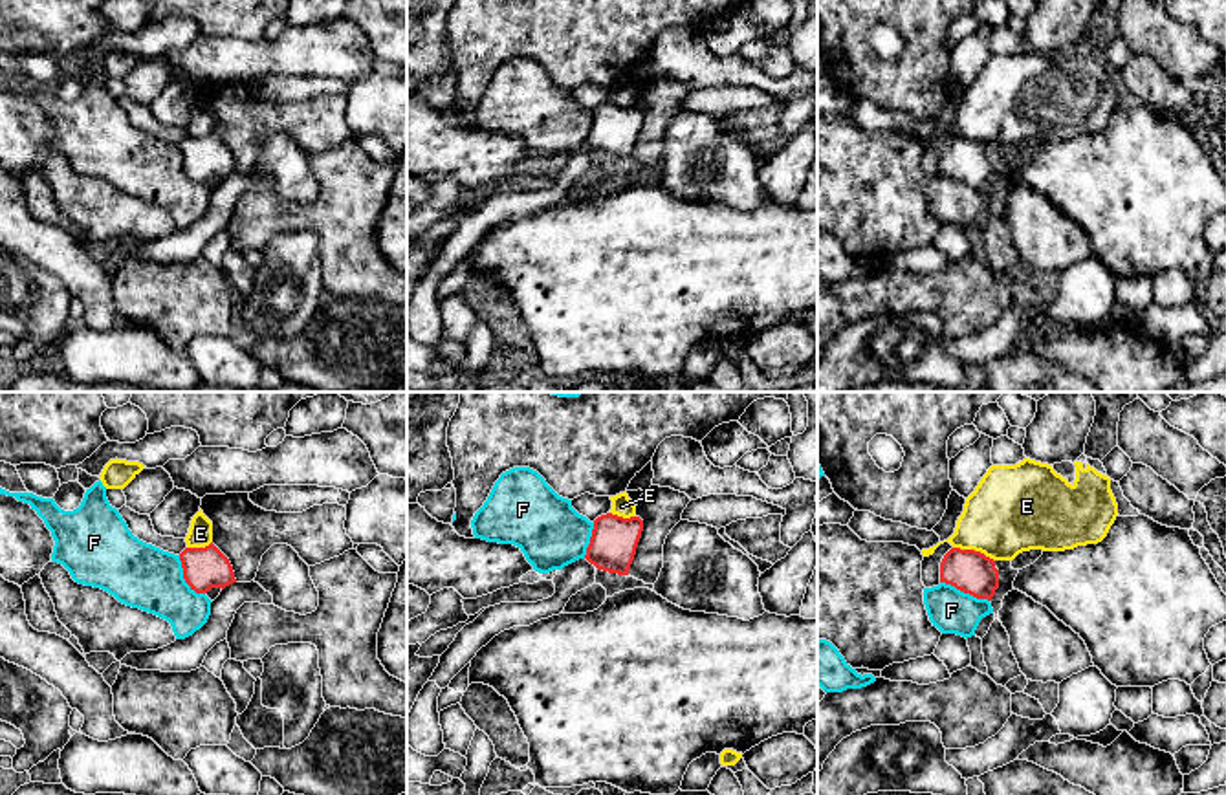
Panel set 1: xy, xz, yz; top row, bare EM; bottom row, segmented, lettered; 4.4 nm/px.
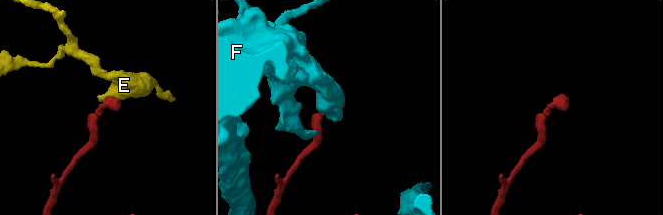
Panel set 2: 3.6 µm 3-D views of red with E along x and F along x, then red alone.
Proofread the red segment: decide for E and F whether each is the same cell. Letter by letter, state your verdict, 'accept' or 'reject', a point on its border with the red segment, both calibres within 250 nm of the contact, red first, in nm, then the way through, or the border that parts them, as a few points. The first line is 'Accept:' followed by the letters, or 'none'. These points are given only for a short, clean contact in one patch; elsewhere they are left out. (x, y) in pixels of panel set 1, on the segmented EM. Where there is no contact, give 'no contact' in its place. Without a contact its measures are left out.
Accept: none
E: reject | yz (974, 550) | 190/380 nm | along yz (953, 546), (979, 550), (994, 561)
F: reject | yz (964, 592) | 190/190 nm

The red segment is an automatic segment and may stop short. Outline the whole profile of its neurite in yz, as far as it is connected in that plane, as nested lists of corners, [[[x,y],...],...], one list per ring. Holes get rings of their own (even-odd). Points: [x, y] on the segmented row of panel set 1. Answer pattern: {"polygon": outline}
{"polygon": [[[951,548],[940,562],[940,583],[990,601],[999,588],[999,570],[995,561],[980,551]]]}

